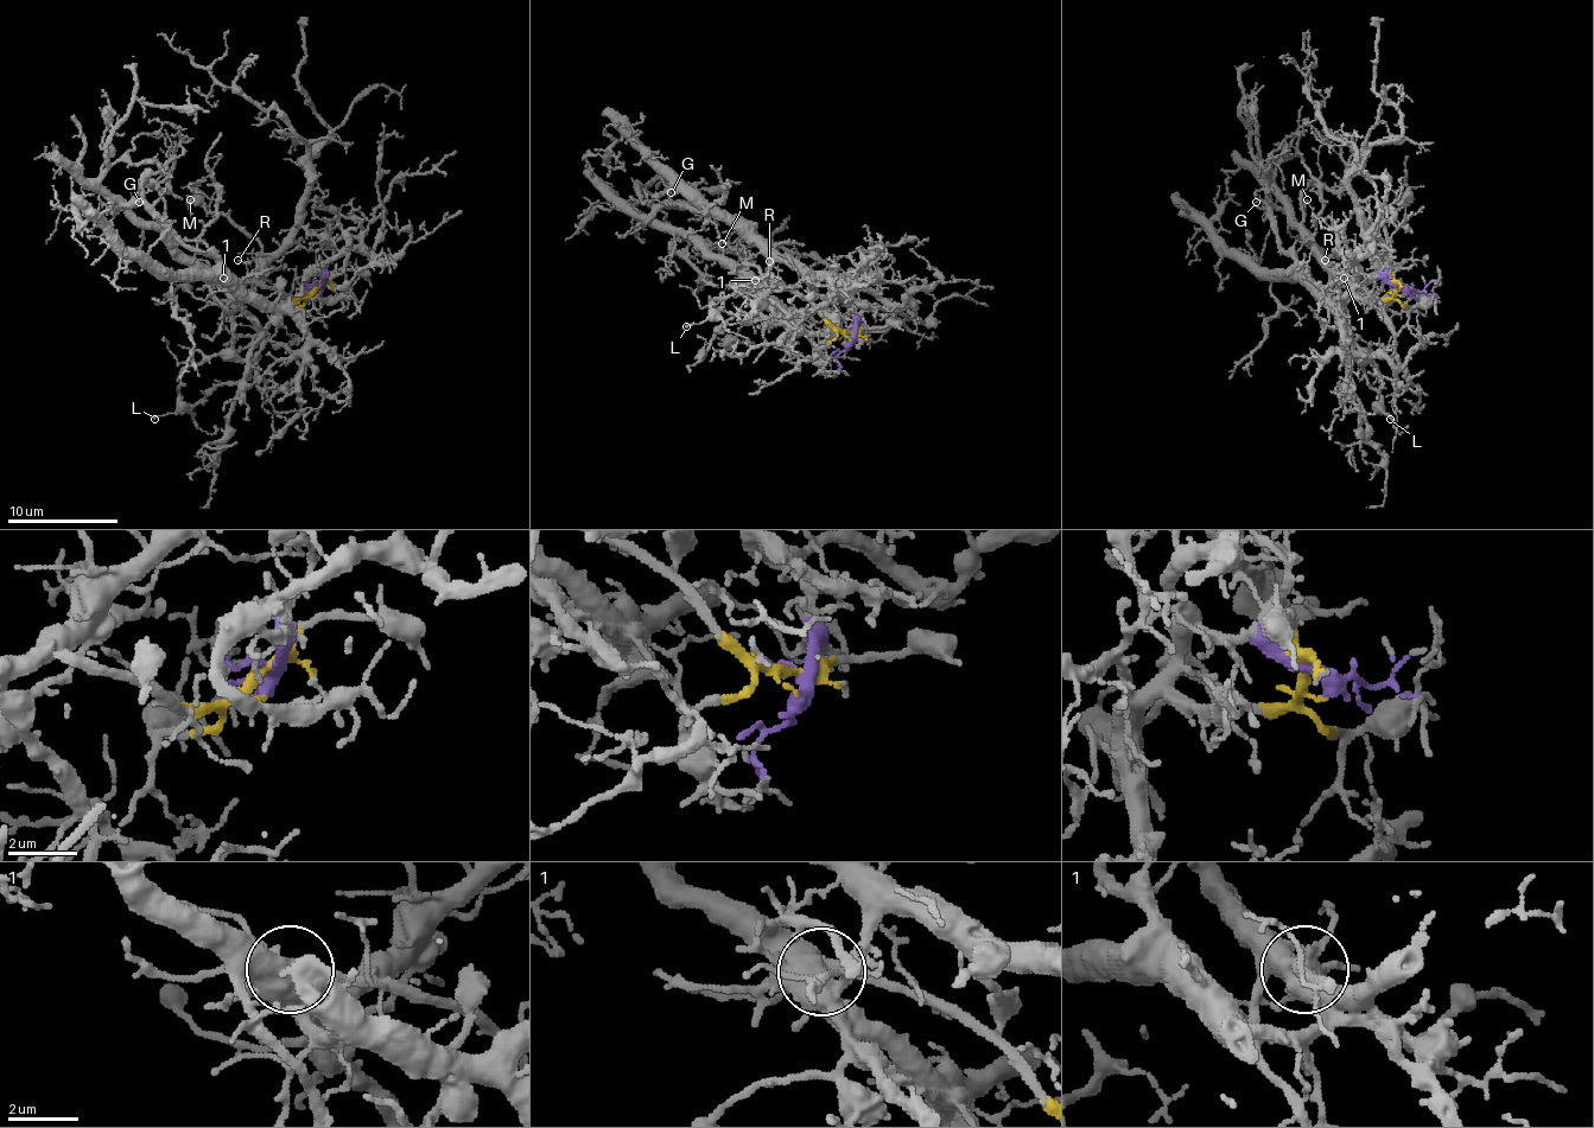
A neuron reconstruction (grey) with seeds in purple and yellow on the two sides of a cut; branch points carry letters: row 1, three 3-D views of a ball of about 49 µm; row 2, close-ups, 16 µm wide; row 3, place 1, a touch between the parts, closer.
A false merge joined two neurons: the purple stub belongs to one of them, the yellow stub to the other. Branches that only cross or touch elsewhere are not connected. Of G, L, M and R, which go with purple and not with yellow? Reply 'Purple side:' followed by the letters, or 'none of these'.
Purple side: G

